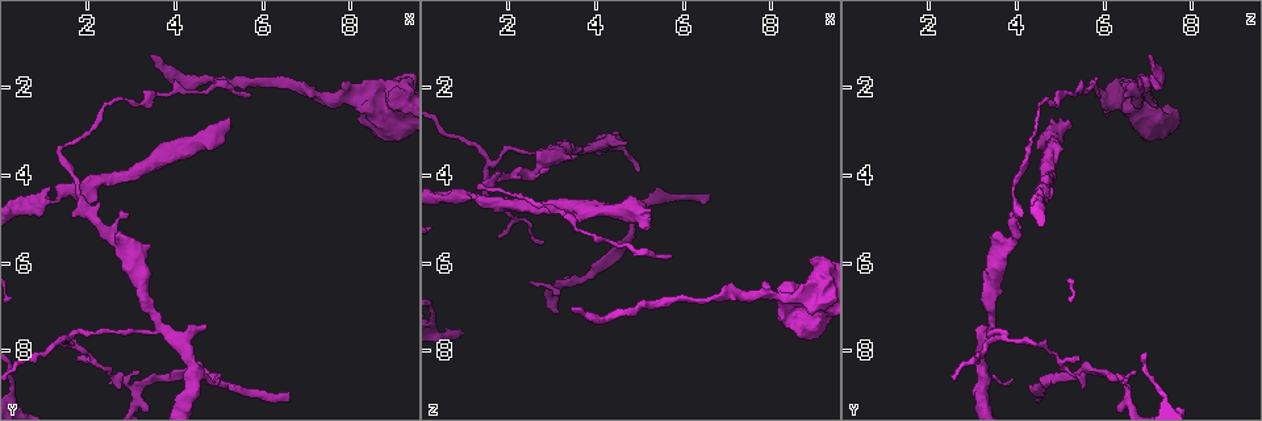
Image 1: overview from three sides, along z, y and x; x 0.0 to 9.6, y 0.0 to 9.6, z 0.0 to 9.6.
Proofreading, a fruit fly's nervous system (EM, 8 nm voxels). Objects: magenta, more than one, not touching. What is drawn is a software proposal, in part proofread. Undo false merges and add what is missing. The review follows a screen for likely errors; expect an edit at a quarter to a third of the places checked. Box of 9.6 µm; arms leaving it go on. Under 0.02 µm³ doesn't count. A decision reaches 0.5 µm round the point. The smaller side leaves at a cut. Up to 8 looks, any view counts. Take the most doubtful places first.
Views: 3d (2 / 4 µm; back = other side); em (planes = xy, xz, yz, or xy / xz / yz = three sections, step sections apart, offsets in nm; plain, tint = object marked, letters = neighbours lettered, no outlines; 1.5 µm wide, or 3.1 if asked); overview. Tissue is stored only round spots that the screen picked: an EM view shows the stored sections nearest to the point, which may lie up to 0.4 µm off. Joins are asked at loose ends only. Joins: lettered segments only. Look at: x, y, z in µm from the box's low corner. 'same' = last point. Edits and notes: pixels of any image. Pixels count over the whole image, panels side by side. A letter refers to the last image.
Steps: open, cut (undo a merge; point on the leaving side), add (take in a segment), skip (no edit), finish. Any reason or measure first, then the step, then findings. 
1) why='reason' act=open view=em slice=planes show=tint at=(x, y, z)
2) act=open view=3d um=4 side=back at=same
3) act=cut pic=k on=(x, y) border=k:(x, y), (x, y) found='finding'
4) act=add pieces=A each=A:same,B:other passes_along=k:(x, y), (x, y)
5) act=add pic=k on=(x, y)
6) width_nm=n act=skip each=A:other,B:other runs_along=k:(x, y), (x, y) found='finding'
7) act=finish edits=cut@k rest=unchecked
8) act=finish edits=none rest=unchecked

why='branch stops here' act=open view=3d um=4 at=(6.60, 9.05, 4.45)

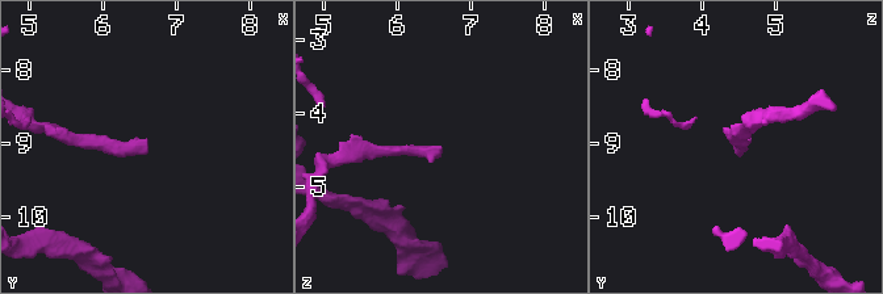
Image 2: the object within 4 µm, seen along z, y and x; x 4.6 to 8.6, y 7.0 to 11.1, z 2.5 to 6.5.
why='need the tissue' act=open view=em slice=xy step=8 show=letters at=(6.60, 9.05, 4.45)

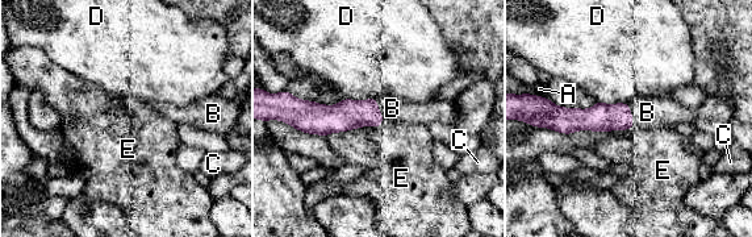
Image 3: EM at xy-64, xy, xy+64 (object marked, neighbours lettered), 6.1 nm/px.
act=open view=em slice=planes show=letters at=same

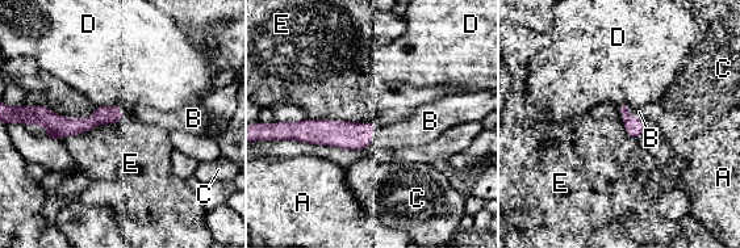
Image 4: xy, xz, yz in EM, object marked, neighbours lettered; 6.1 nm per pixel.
width_nm=110 act=add pieces=B each=A:other,B:same,C:other,D:other,E:other found='it goes on there'

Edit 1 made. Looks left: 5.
why='branch stops here' act=open view=em slice=planes show=tint at=(5.15, 2.75, 5.20)

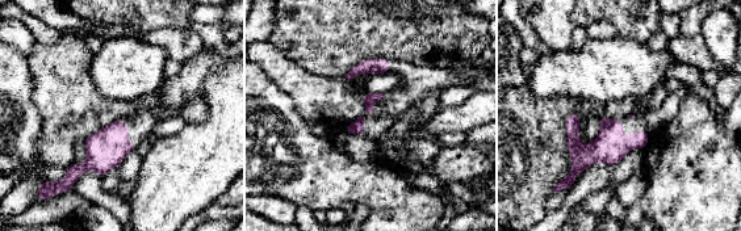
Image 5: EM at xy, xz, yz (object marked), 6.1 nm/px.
why='see the neighbours' act=open view=em slice=planes show=letters at=same

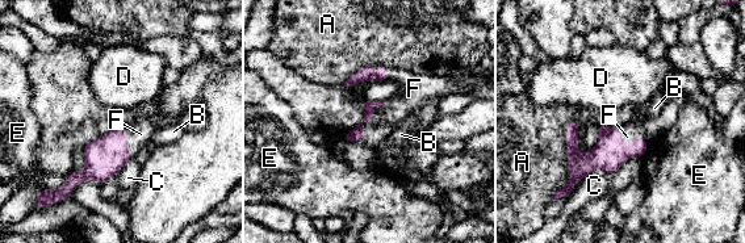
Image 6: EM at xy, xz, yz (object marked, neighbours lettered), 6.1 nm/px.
act=add pieces=F each=A:other,B:other,C:other,D:other,E:other,F:same passes_along=6:(355, 135), (371, 122), (396, 109) found='the neuron continues'

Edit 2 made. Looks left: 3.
why='see it whole again' act=open view=overview

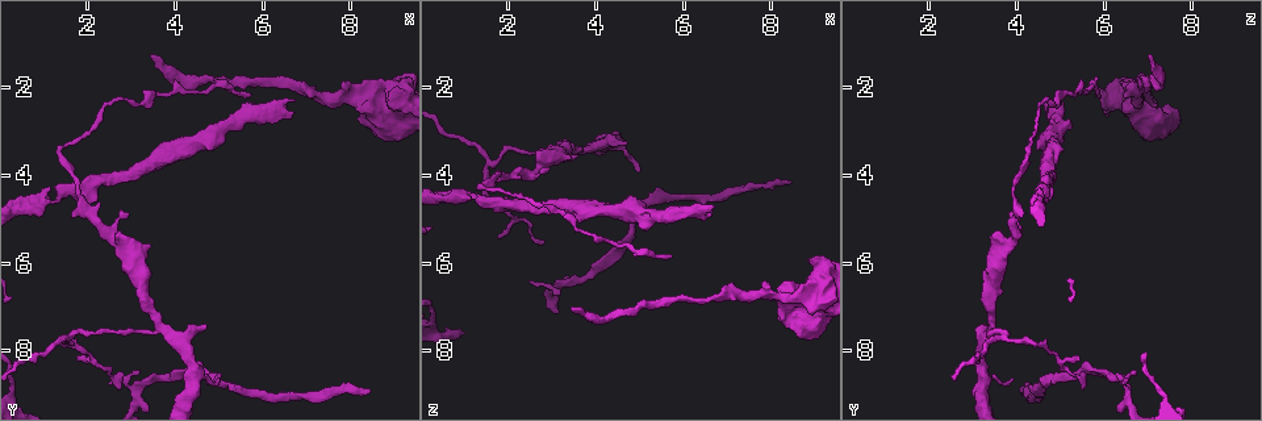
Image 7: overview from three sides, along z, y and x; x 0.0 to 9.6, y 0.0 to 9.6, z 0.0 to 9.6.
why='sudden change in width' act=open view=em slice=xy step=8 show=tint at=(8.20, 2.00, 6.75)

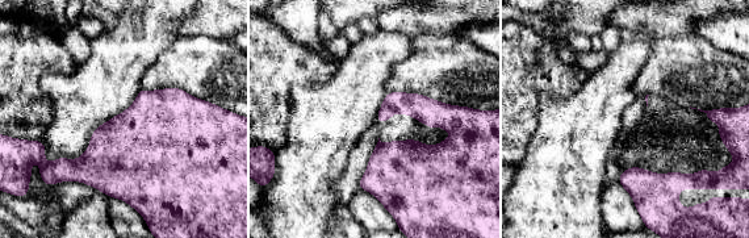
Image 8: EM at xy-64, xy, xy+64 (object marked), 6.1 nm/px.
act=open view=em slice=planes show=letters at=same

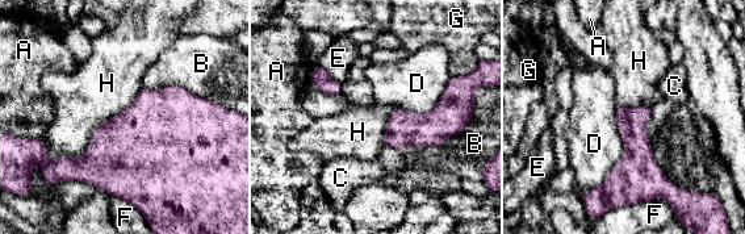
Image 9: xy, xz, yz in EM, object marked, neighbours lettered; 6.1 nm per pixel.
act=skip each=A:other,B:other,C:other,D:other,E:other,F:other,G:other,H:other border=9:(142, 87), (82, 154), (45, 158) found='continuous, no second neuron'

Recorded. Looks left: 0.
act=finish edits=add@4,add@6 rest=unchecked

